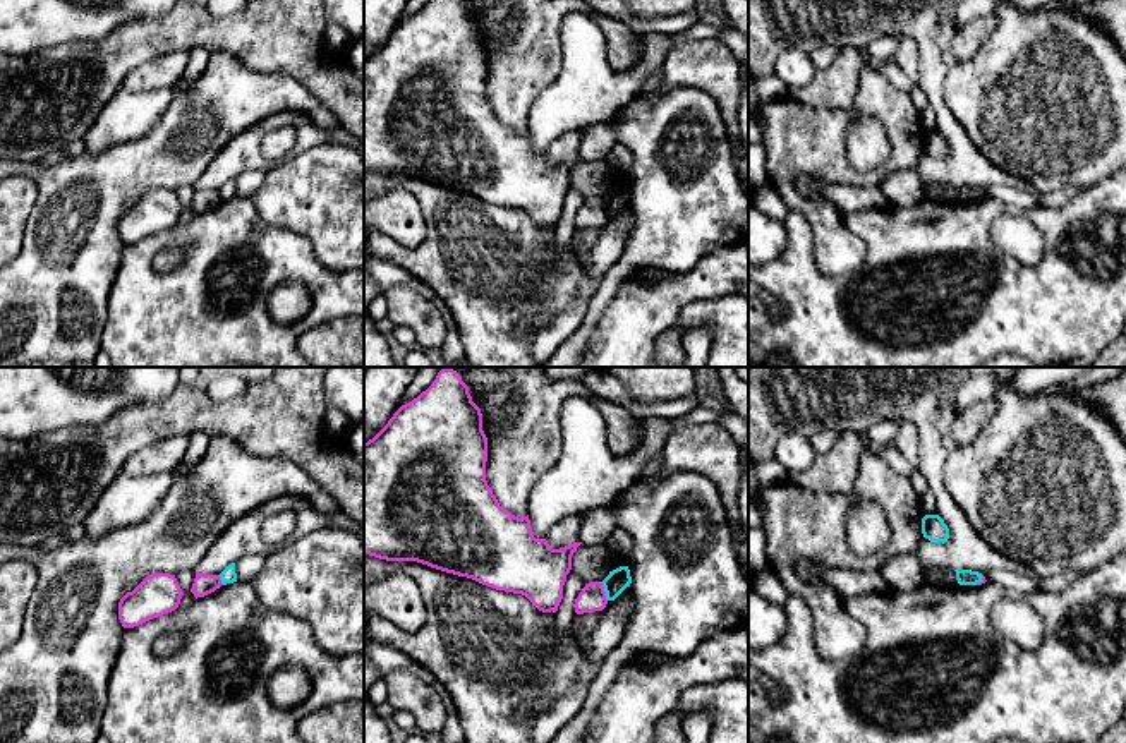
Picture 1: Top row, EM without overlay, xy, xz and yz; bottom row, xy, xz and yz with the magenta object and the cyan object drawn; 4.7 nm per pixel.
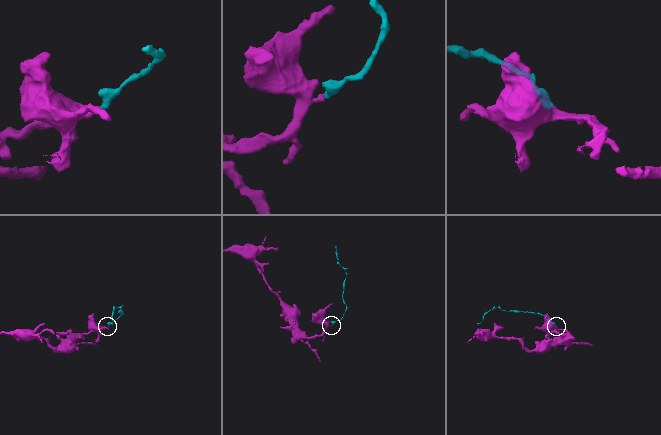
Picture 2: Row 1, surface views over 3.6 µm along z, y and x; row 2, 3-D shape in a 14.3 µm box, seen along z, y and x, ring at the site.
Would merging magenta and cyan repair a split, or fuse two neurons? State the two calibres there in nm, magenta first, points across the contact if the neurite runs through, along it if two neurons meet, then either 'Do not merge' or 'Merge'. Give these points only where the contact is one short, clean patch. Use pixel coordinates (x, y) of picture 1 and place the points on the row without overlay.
Thickness 130 nm (magenta) against 100 nm. Boundary: xz (601, 198), (608, 215). Do not merge

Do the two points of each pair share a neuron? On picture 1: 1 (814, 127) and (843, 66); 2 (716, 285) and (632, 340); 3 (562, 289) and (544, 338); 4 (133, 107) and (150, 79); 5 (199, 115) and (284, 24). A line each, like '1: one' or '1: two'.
1: two
2: one
3: two
4: two
5: two

